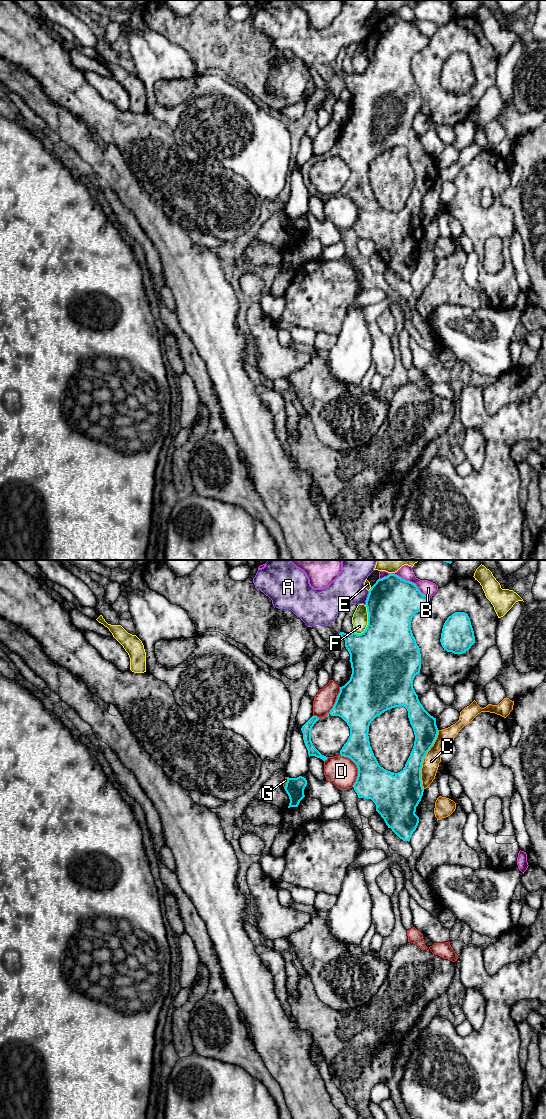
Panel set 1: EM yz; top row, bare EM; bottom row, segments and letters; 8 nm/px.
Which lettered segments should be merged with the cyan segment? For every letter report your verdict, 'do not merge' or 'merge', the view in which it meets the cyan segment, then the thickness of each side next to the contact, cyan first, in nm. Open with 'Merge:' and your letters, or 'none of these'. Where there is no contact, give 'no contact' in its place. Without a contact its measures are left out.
Merge: none of these
A: do not merge; contact in yz; calibres 400 and 260 nm
B: do not merge; contact in yz; calibres 400 and 120 nm
C: do not merge; contact in yz; calibres 260 and 130 nm
D: do not merge; contact in yz; calibres 280 and 240 nm
E: do not merge; contact in yz; calibres 400 and 50 nm
F: do not merge; contact in yz; calibres 460 and 130 nm
G: do not merge; contact in yz; calibres 150 and 30 nm

